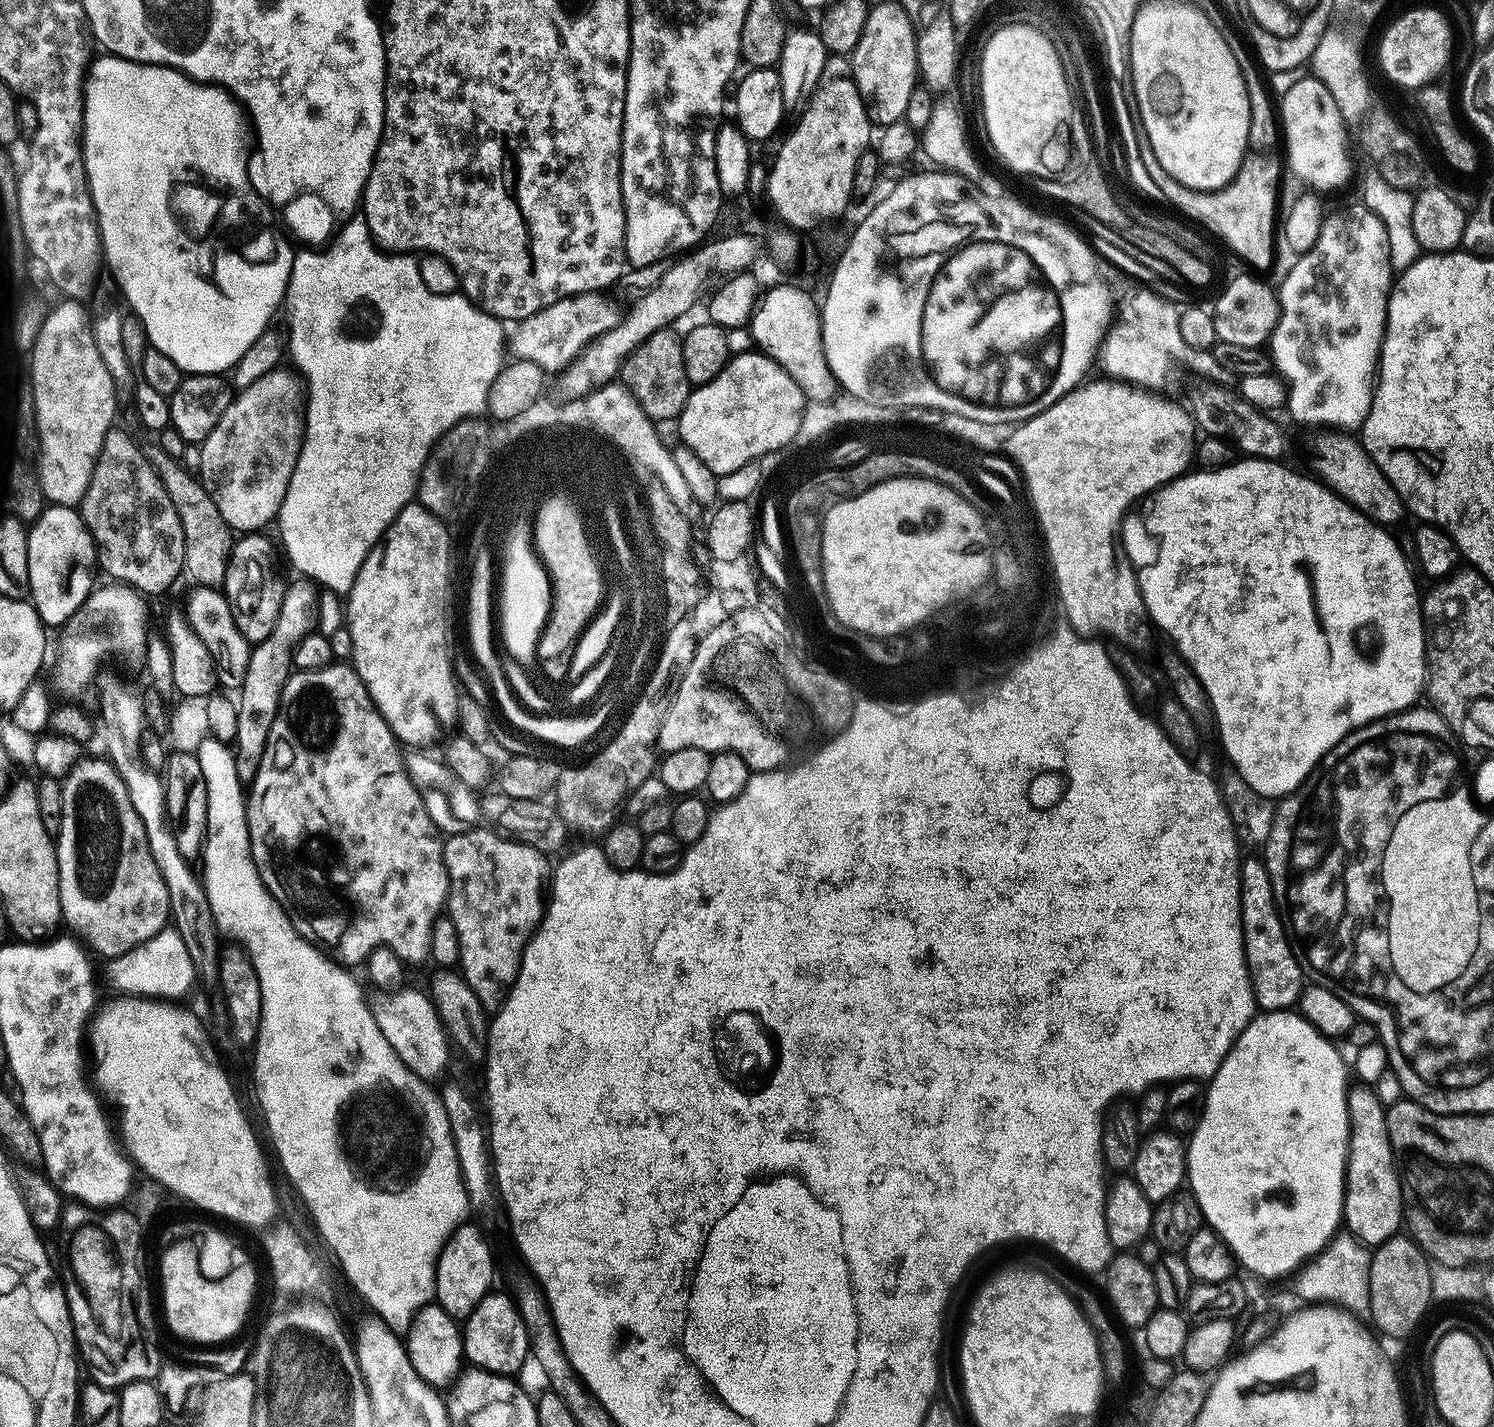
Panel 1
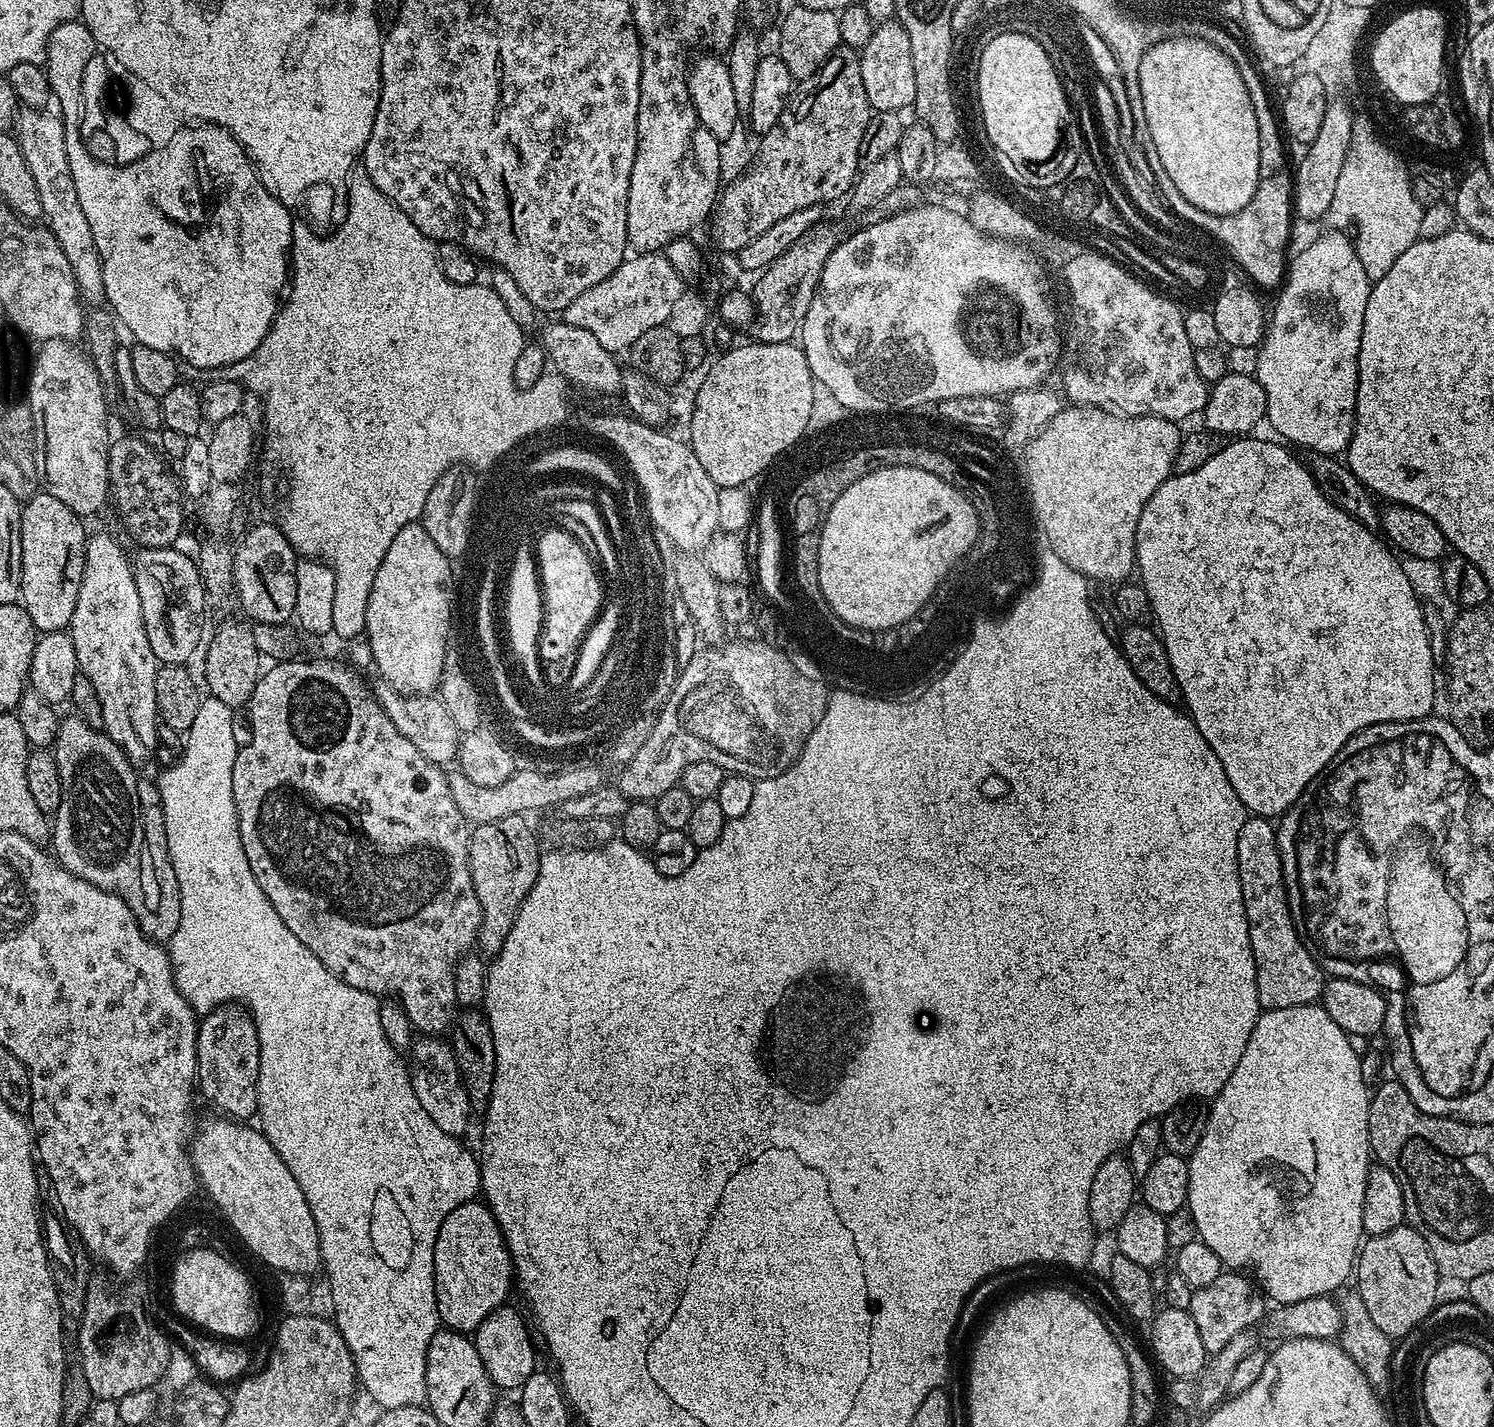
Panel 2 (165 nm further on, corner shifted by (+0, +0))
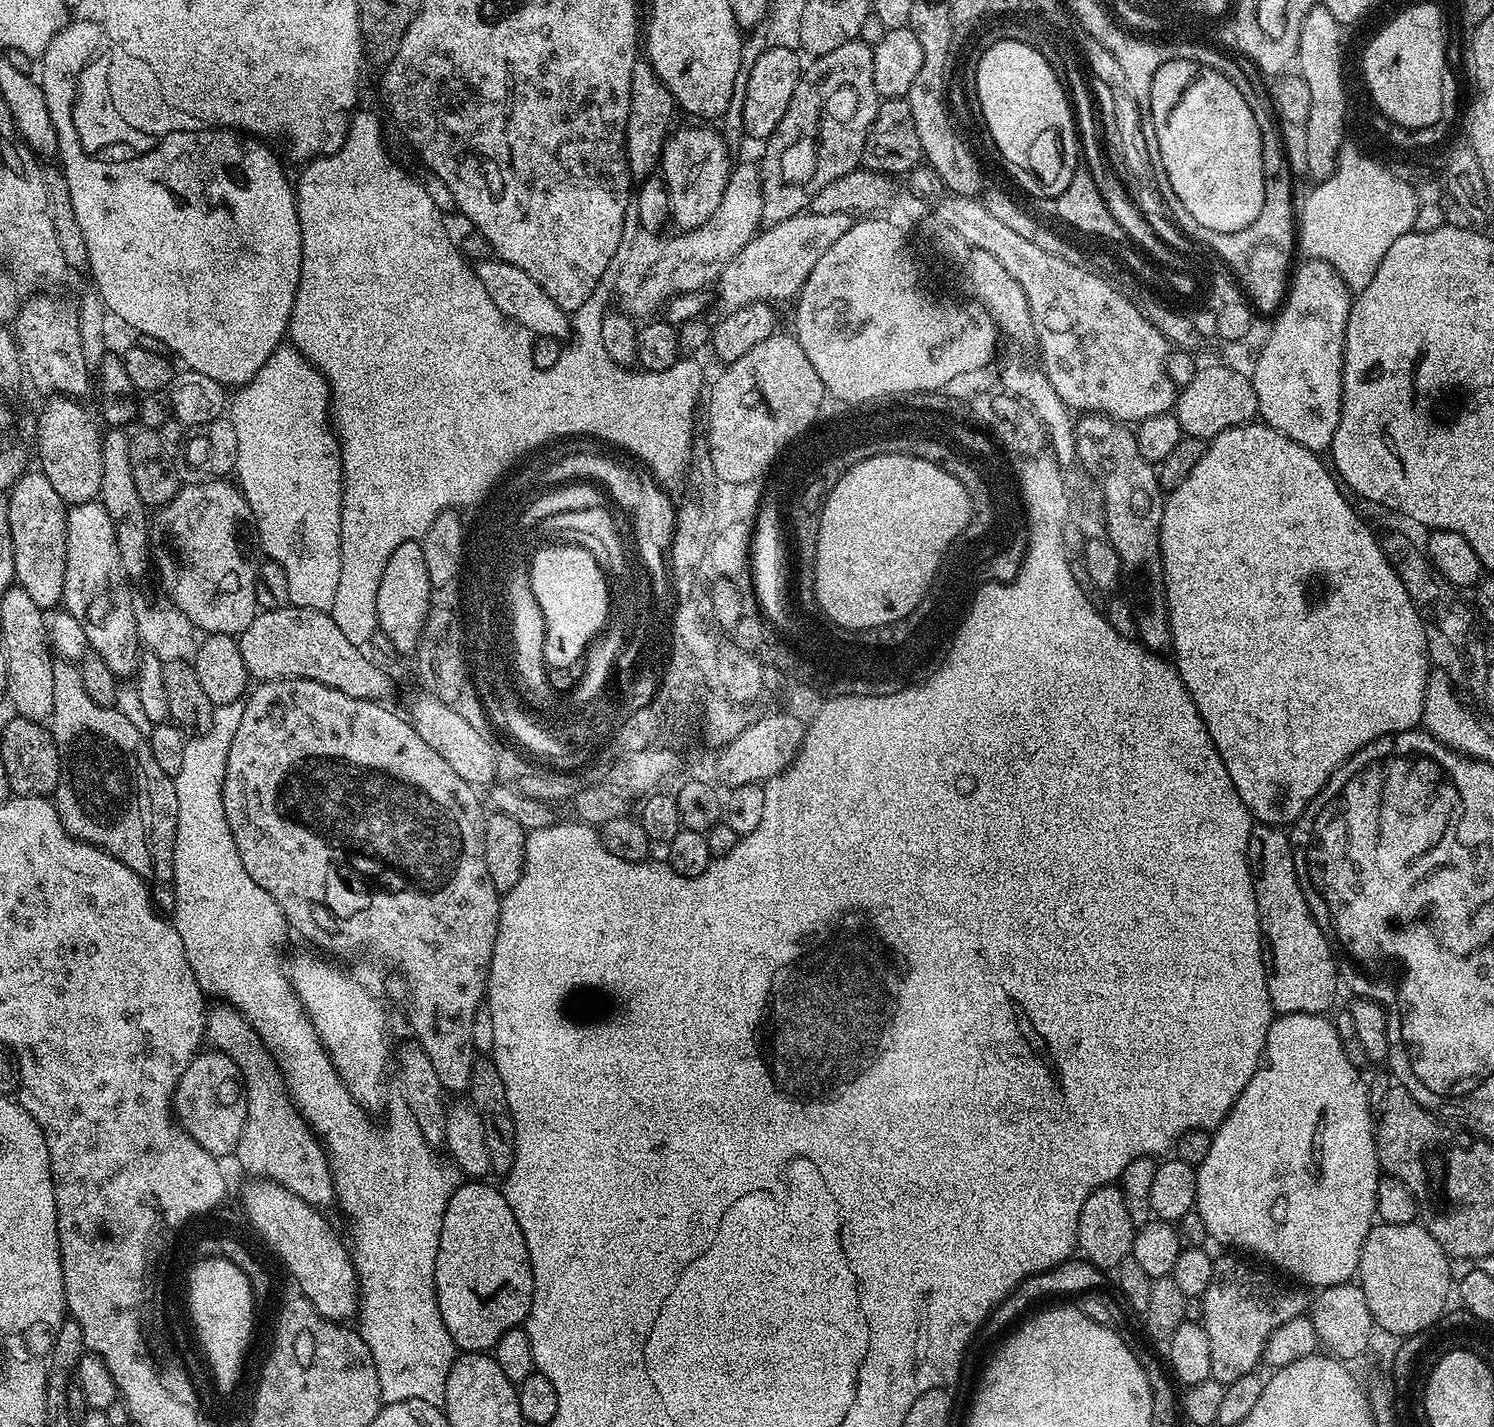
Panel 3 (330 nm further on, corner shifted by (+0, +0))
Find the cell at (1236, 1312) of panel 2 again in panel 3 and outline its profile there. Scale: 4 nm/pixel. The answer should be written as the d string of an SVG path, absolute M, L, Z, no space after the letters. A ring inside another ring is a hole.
M1219 1256L1213 1259L1214 1274L1210 1278L1210 1286L1206 1286L1203 1294L1204 1314L1202 1323L1206 1330L1206 1338L1210 1338L1210 1370L1211 1379L1226 1385L1234 1382L1234 1378L1242 1378L1242 1374L1250 1374L1261 1367L1264 1359L1264 1347L1284 1322L1290 1322L1290 1318L1301 1315L1306 1308L1304 1296L1300 1292L1291 1292L1283 1288L1272 1276L1251 1268L1244 1260L1236 1256Z

